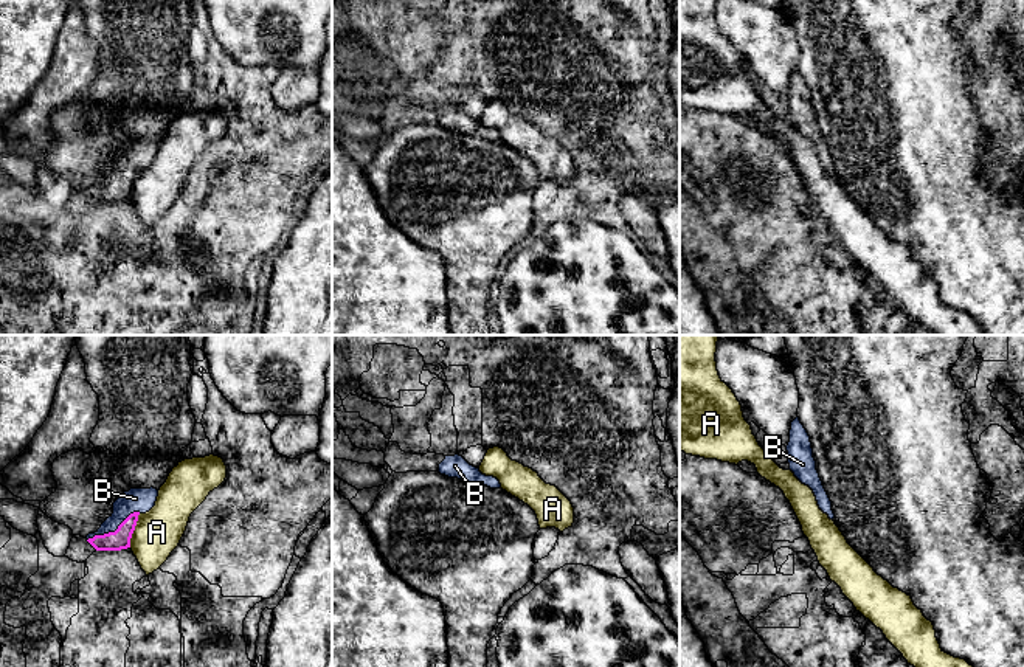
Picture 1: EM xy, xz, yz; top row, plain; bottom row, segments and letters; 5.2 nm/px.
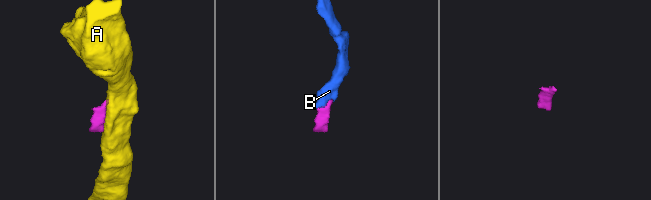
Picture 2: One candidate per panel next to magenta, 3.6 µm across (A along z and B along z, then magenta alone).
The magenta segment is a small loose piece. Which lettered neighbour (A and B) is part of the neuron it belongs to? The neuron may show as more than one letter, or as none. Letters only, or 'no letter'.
B

